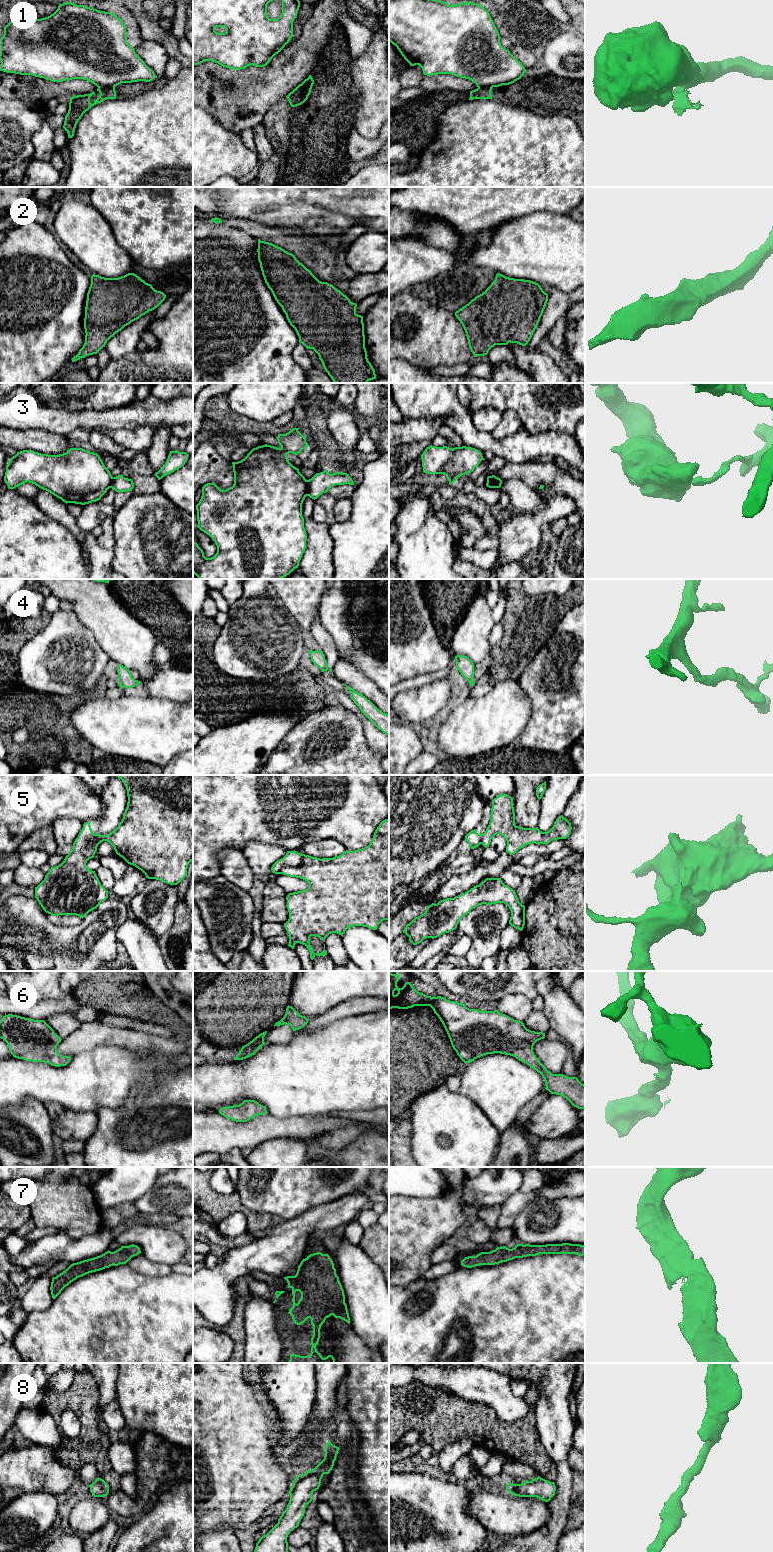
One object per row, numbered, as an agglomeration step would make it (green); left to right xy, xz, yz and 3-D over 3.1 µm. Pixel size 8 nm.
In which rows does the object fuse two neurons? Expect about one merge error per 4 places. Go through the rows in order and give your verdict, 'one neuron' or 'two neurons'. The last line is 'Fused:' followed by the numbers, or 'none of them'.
1: two neurons
2: one neuron
3: two neurons
4: one neuron
5: two neurons
6: one neuron
7: one neuron
8: one neuron
Fused: 1, 3, 5

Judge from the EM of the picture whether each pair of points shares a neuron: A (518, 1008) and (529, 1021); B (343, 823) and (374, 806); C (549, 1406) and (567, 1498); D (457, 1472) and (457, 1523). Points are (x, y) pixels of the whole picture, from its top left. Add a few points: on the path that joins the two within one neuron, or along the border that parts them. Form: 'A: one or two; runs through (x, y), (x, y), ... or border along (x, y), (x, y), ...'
A: two; border along (533, 1010), (522, 1021)
B: one; runs through (351, 815), (359, 807), (366, 806)
C: one; runs through (555, 1429), (558, 1454), (563, 1466), (564, 1475)
D: two; border along (454, 1480), (462, 1484)

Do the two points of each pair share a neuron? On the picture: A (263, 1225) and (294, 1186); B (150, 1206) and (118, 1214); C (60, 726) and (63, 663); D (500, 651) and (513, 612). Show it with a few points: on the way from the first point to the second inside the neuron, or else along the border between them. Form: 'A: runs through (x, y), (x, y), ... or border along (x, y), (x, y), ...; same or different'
A: border along (248, 1208), (256, 1213), (270, 1214), (272, 1216); different
B: border along (133, 1203), (141, 1213); different
C: border along (39, 691), (45, 694), (63, 696), (85, 695); different
D: runs through (510, 641), (513, 638), (513, 622); same

